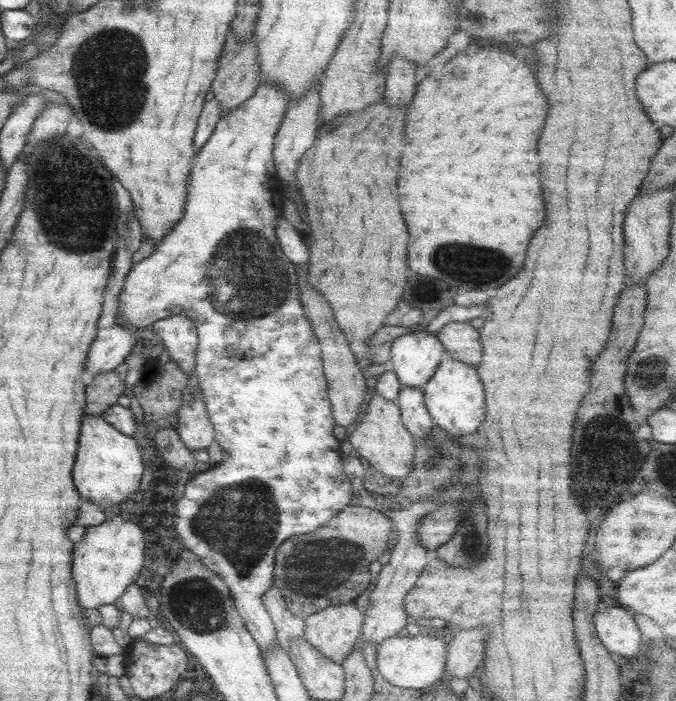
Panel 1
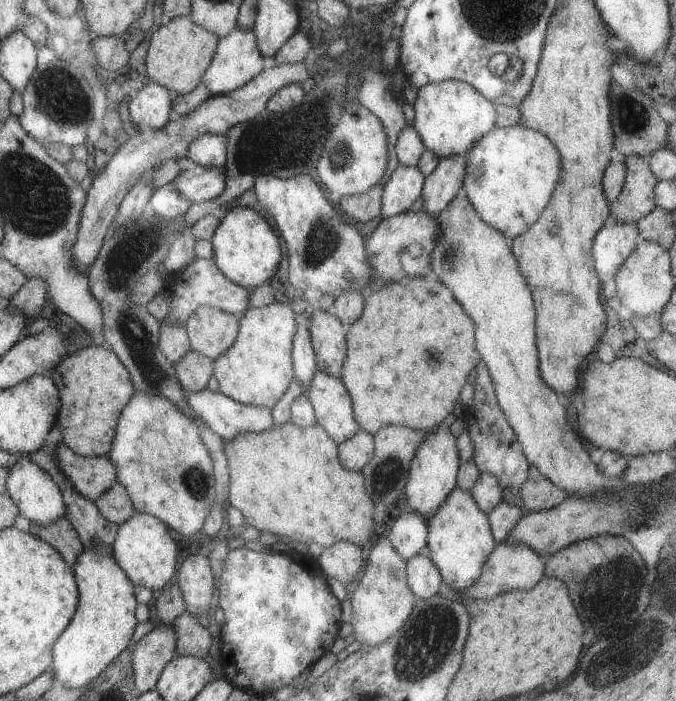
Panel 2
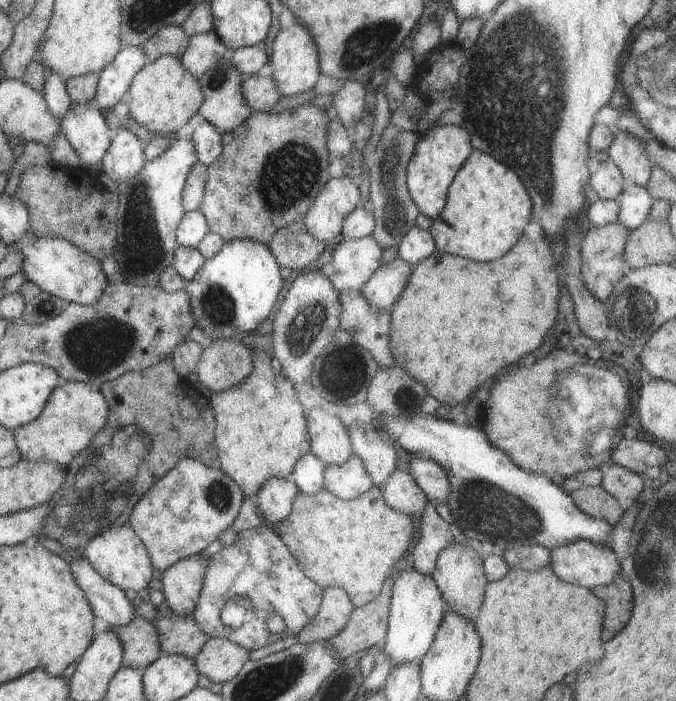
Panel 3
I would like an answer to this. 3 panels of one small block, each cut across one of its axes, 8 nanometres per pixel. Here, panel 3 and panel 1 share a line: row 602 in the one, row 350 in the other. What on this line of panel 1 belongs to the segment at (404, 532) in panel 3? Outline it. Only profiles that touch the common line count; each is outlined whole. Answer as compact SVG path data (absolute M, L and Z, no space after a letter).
M381 98L375 104L367 106L365 110L357 112L357 114L349 114L349 116L341 116L341 118L335 118L335 120L325 122L317 130L311 148L307 148L307 152L299 158L299 166L295 168L295 184L297 184L299 194L301 194L301 200L305 204L305 216L307 216L307 224L309 224L307 234L311 238L311 244L309 244L309 260L307 260L307 266L305 266L307 284L309 284L309 288L315 288L329 302L329 306L333 310L333 320L335 320L339 332L347 338L347 342L351 346L351 352L355 354L357 364L361 366L361 370L365 370L367 366L371 366L371 362L367 358L367 344L369 344L371 336L377 334L377 330L383 328L385 316L389 312L393 312L395 306L401 302L399 298L401 298L401 292L403 292L403 286L405 286L405 280L407 280L407 264L405 264L407 228L405 228L405 222L401 218L401 210L397 206L397 188L395 188L395 172L397 172L397 164L399 164L399 152L403 148L403 130L401 128L405 126L405 112L407 112L407 108L403 108L403 110L389 108L385 104L385 100Z

